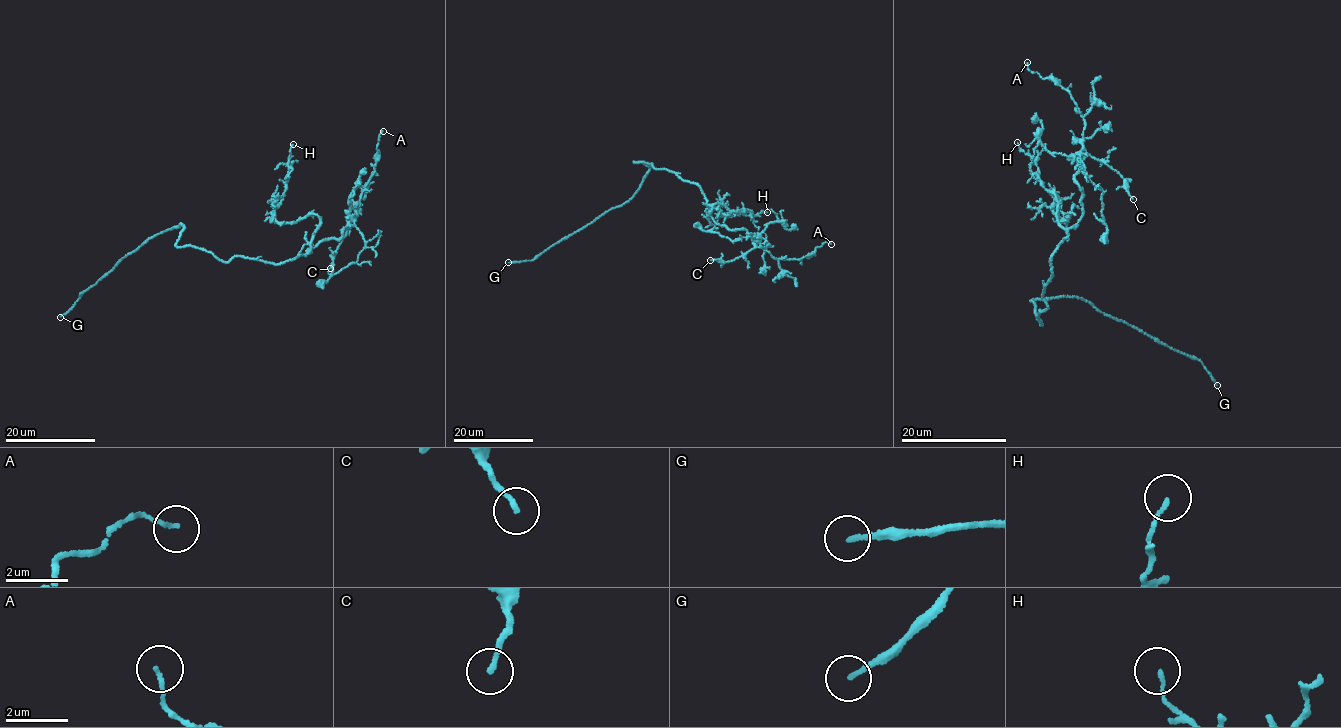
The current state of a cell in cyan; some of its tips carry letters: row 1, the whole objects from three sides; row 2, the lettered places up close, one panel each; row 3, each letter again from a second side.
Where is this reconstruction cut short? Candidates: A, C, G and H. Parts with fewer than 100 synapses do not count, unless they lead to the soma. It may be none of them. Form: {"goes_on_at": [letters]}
{"goes_on_at": ["G"]}

